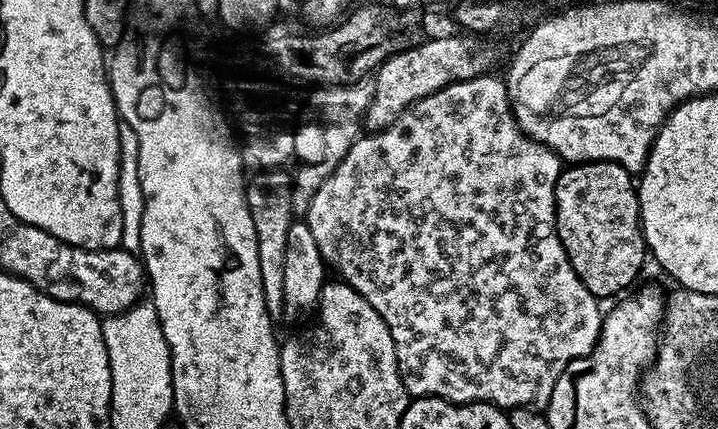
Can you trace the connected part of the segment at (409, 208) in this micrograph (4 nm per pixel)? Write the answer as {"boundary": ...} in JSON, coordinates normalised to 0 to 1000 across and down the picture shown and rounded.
{"boundary":[[[678,172],[675,177],[655,182],[653,189],[638,189],[630,198],[621,198],[621,203],[610,210],[607,217],[599,219],[596,226],[577,235],[535,305],[503,315],[490,333],[487,350],[482,359],[482,368],[476,368],[476,378],[468,389],[465,406],[460,406],[454,415],[454,424],[448,424],[448,434],[443,434],[443,452],[437,452],[426,506],[426,520],[432,527],[432,545],[437,545],[437,557],[443,562],[443,583],[448,583],[448,601],[451,604],[453,618],[461,632],[464,625],[474,641],[469,646],[478,660],[486,662],[493,676],[499,676],[499,685],[504,685],[504,695],[510,695],[510,704],[515,704],[515,713],[521,713],[521,723],[526,723],[532,751],[538,751],[538,760],[543,769],[543,788],[549,788],[552,832],[554,834],[554,862],[557,865],[557,879],[565,900],[570,925],[609,923],[617,932],[624,932],[628,942],[689,942],[691,949],[703,956],[733,949],[752,956],[766,937],[766,928],[772,918],[772,900],[783,872],[783,862],[788,862],[788,853],[794,853],[794,844],[799,844],[805,834],[811,834],[825,821],[825,811],[836,783],[836,758],[838,753],[838,718],[836,727],[837,702],[831,692],[825,690],[822,676],[816,676],[816,667],[805,648],[805,639],[799,629],[799,620],[794,611],[794,601],[788,592],[788,583],[774,543],[774,427],[777,424],[781,399],[783,375],[780,366],[765,350],[760,338],[752,336],[748,326],[740,326],[721,294],[721,284],[716,275],[713,249],[708,235],[706,193],[698,179],[695,186],[691,172]]]}

